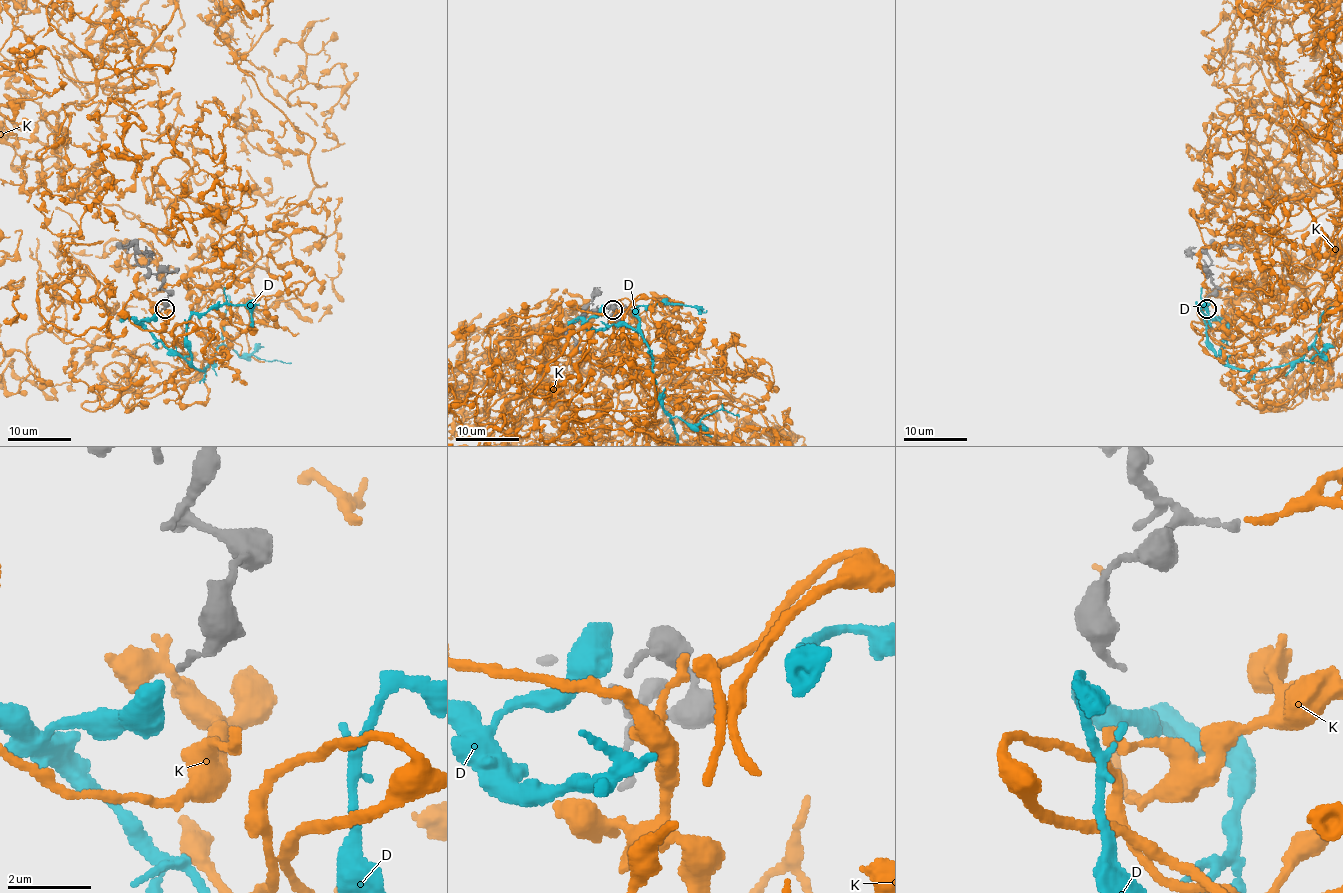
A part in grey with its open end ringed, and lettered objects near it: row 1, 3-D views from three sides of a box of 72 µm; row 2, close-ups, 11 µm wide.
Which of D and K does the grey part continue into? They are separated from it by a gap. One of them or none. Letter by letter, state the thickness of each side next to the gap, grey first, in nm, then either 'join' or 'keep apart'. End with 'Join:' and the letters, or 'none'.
D: 500/480 nm | keep apart
K: 500/200 nm | join
Join: K

